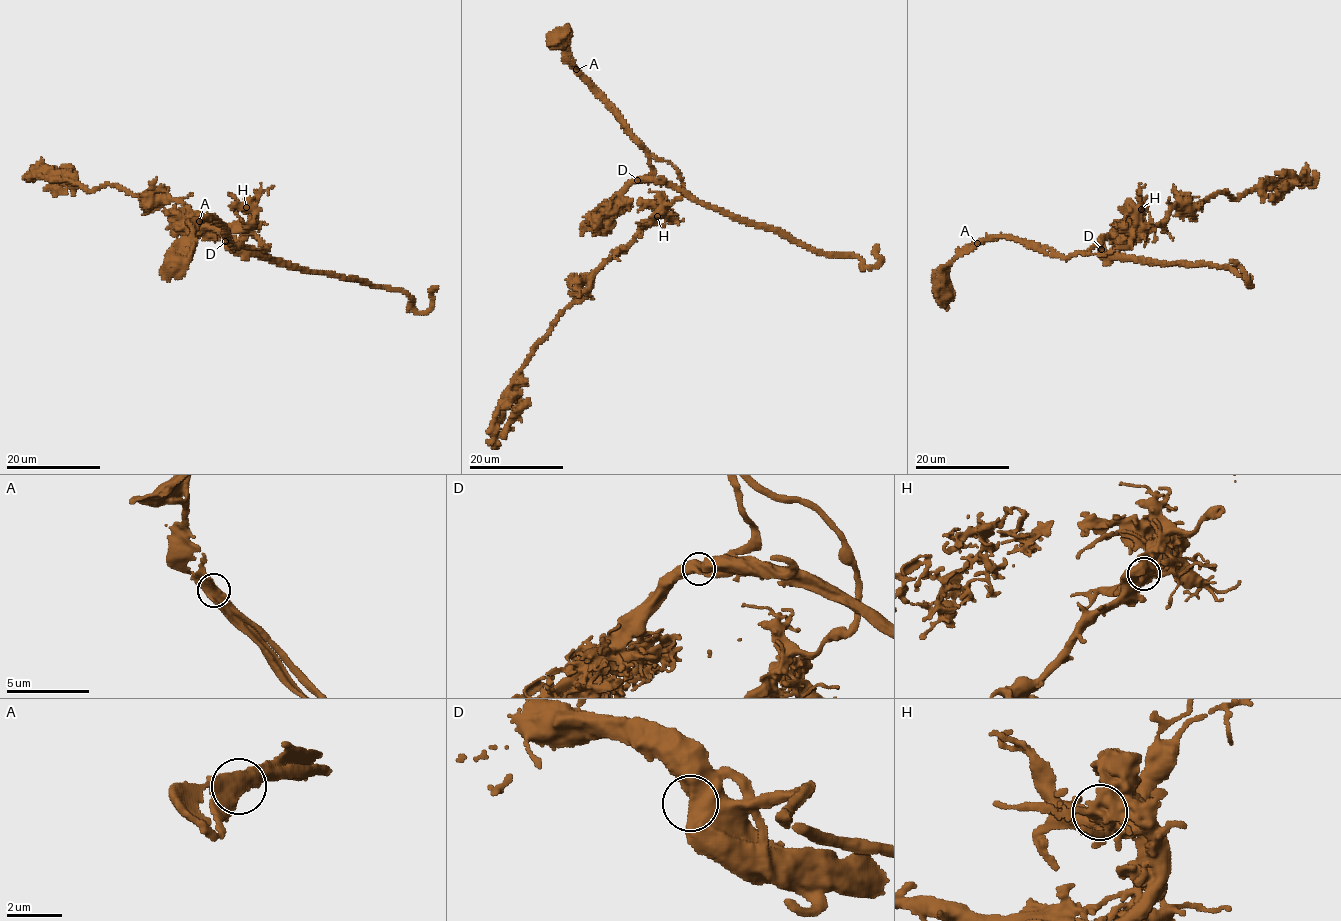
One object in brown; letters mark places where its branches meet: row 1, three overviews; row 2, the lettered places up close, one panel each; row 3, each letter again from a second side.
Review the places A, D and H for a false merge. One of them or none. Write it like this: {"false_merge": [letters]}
{"false_merge": ["A"]}

